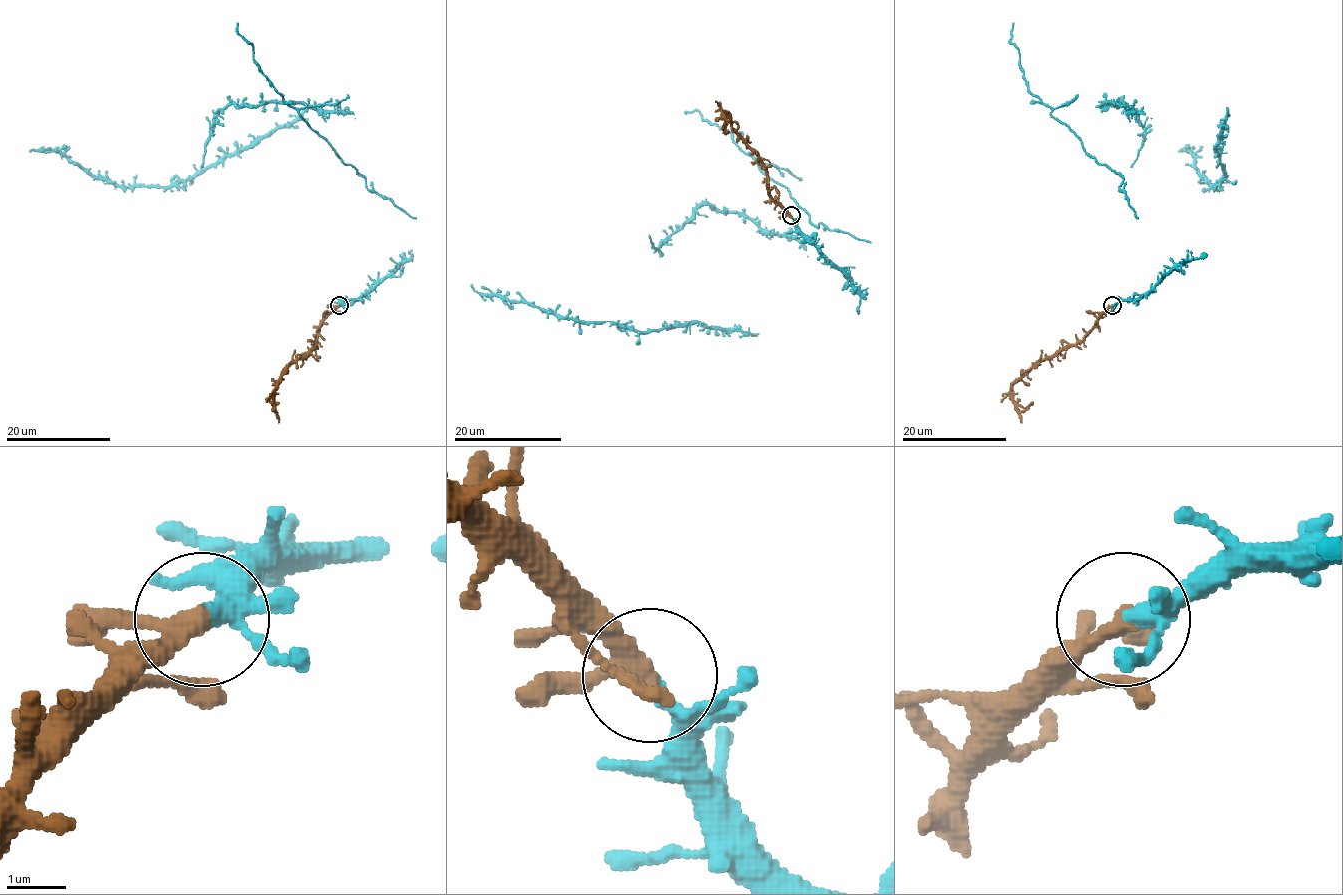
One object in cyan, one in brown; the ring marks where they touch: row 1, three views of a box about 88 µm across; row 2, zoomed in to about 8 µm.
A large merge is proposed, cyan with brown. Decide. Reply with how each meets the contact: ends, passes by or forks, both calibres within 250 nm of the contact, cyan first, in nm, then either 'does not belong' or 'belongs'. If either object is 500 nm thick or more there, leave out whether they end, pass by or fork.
cyan passes by | brown passes by | 200/280 nm | belongs

